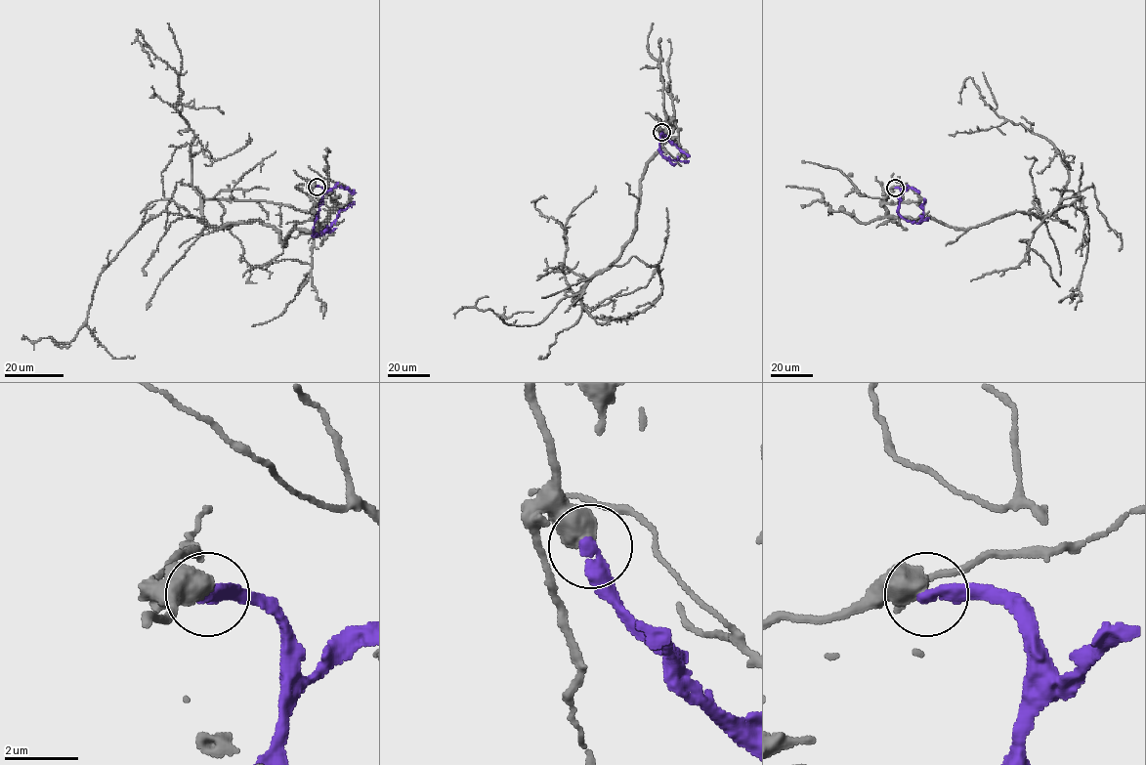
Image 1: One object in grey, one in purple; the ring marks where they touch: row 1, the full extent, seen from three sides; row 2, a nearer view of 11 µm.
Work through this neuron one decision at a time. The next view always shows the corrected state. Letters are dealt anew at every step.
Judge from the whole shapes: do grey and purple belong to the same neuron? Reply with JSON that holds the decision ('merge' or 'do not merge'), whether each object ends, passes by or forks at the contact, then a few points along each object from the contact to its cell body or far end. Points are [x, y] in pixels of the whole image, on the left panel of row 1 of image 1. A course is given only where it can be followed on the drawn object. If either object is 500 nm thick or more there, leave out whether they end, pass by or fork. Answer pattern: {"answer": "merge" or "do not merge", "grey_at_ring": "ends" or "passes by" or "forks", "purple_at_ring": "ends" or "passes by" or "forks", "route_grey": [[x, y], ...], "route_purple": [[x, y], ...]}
{"answer": "do not merge", "route_grey": [[317, 186], [327, 220], [284, 244], [261, 220], [203, 214], [232, 199], [316, 215], [322, 318]], "route_purple": [[317, 186], [322, 189], [322, 201], [313, 232], [316, 236], [327, 230], [337, 213], [355, 201]]}

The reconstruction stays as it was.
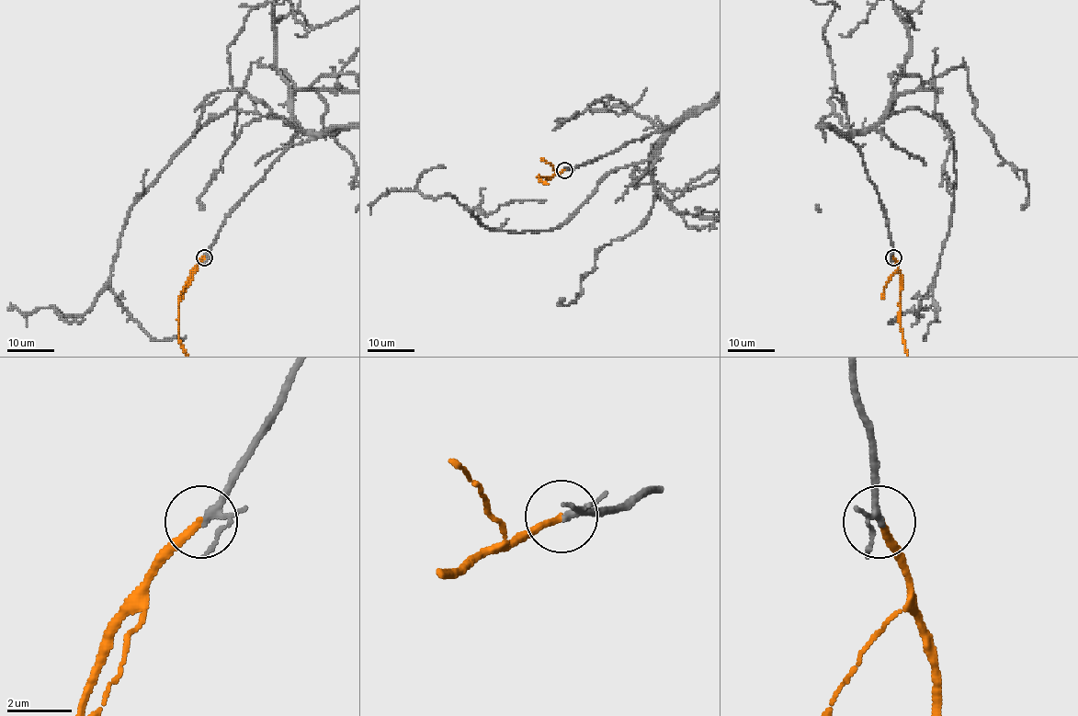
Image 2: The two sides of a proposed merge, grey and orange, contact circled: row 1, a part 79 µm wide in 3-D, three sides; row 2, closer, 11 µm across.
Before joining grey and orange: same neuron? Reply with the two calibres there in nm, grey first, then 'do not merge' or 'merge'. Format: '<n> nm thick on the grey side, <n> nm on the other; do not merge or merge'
150 nm thick on the grey side, 200 nm on the other; merge

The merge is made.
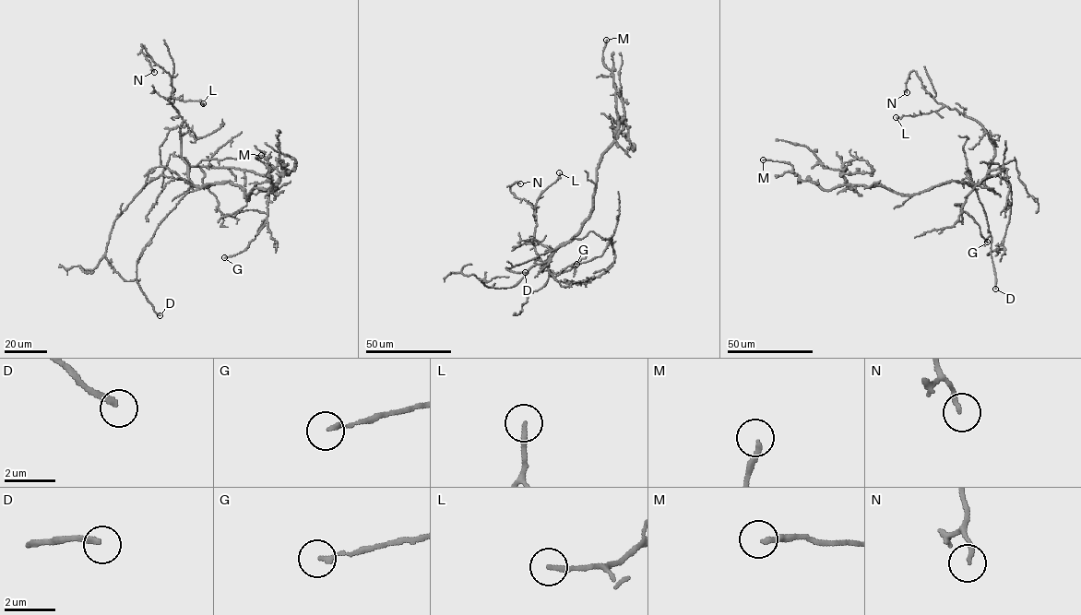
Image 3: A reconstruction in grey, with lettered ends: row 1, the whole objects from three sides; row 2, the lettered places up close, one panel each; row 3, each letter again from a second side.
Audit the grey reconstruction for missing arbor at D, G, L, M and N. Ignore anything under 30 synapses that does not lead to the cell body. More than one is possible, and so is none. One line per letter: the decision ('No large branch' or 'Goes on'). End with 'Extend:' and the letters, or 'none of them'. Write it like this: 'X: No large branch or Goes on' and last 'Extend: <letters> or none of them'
D: Goes on
G: No large branch
L: No large branch
M: No large branch
N: No large branch
Extend: D

